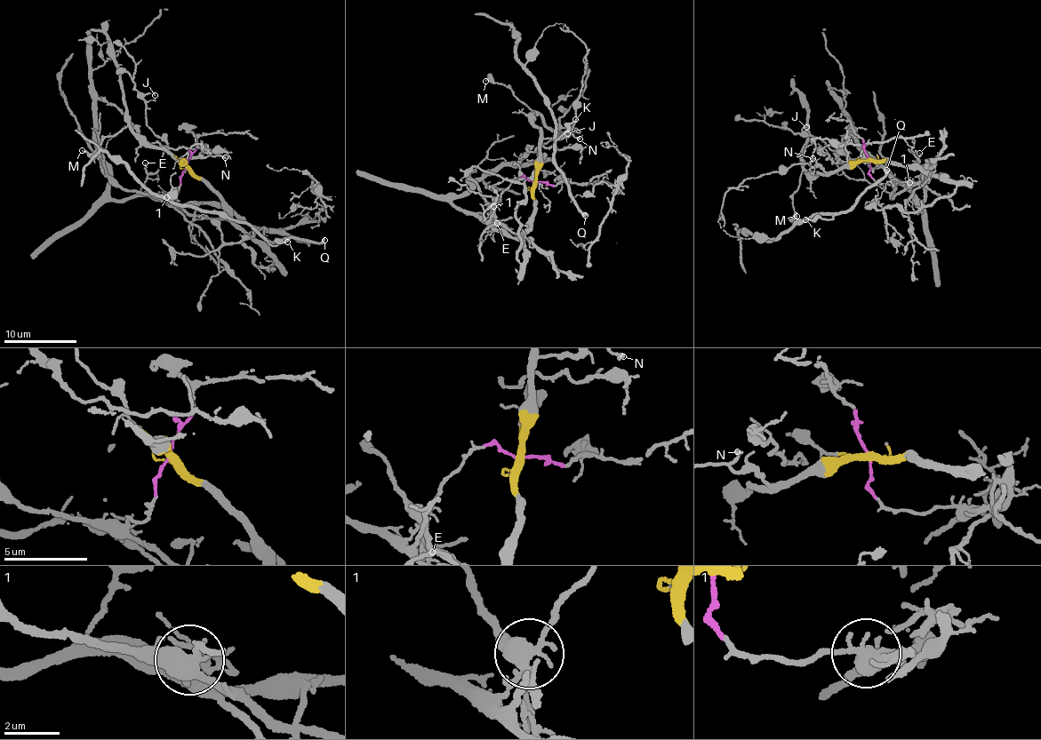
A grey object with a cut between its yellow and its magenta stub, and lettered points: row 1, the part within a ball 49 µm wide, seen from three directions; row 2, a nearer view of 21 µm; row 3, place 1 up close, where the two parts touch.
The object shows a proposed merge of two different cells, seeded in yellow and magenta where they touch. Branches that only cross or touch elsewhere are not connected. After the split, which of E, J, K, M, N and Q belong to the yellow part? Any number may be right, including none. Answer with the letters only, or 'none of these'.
J, K, M, N, Q

